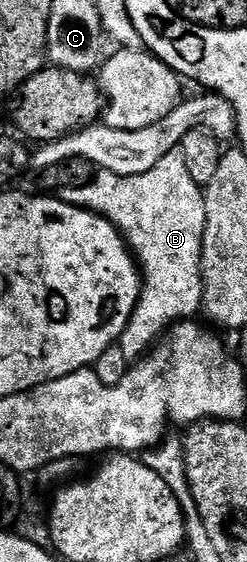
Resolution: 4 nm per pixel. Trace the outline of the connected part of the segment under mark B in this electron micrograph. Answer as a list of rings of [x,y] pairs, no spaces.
[[[181,150],[168,153],[156,166],[148,169],[148,173],[114,175],[111,171],[98,171],[95,176],[91,183],[83,187],[64,188],[60,191],[60,198],[65,203],[86,207],[89,211],[103,215],[112,226],[117,227],[140,268],[142,292],[128,325],[117,341],[117,345],[124,351],[124,357],[137,361],[175,323],[193,320],[197,316],[194,314],[202,311],[202,233],[206,224],[206,196],[200,184],[192,181]]]

